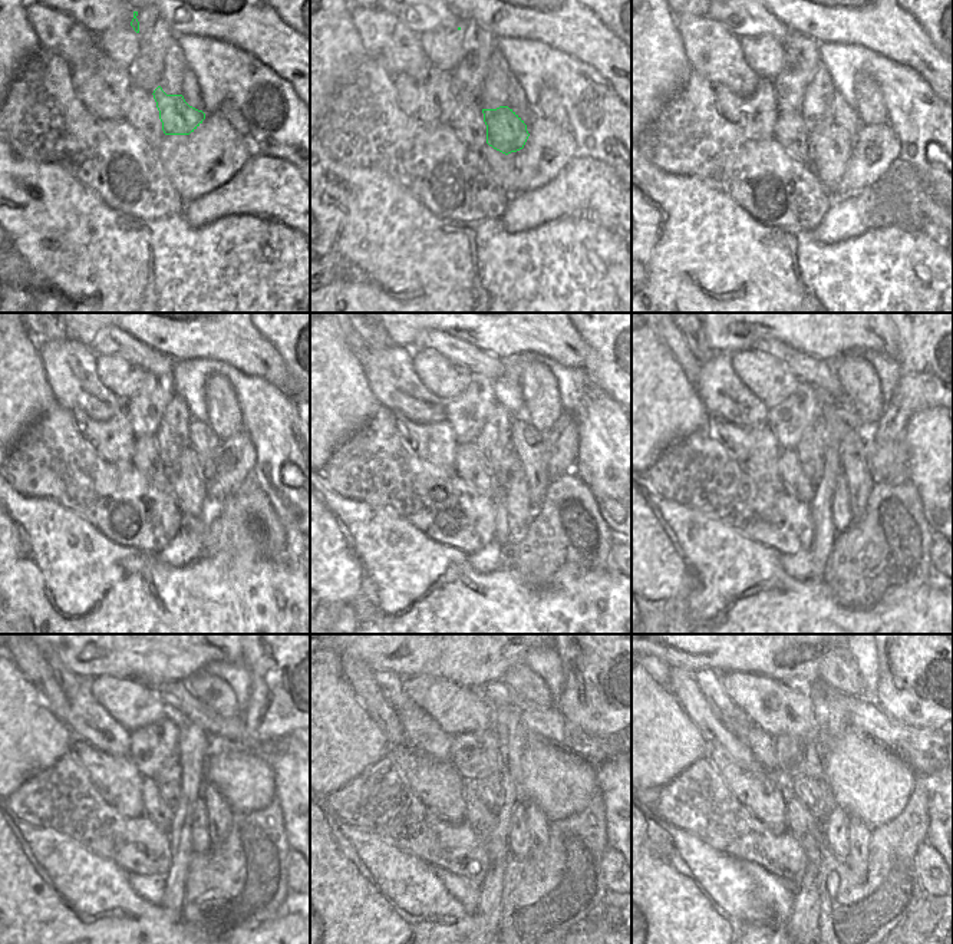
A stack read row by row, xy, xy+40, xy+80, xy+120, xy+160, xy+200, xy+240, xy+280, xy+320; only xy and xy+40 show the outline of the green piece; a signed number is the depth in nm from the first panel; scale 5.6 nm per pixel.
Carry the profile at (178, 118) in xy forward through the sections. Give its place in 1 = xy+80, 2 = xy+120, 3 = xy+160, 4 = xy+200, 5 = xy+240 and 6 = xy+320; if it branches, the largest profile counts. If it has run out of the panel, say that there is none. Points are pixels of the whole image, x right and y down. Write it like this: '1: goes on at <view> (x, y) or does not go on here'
1: goes on at xy+80 (830, 145)
2: goes on at xy+120 (187, 479)
3: goes on at xy+160 (511, 482)
4: goes on at xy+200 (841, 514)
5: goes on at xy+240 (200, 838)
6: goes on at xy+320 (836, 828)

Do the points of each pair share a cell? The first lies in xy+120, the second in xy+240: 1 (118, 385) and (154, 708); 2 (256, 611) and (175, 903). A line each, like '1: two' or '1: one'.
1: one
2: two

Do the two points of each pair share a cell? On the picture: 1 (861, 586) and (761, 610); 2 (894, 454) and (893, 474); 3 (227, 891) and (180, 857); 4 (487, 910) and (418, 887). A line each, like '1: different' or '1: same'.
1: different
2: same
3: different
4: different

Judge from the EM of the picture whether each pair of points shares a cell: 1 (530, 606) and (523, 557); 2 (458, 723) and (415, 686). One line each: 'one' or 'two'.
1: two
2: one

